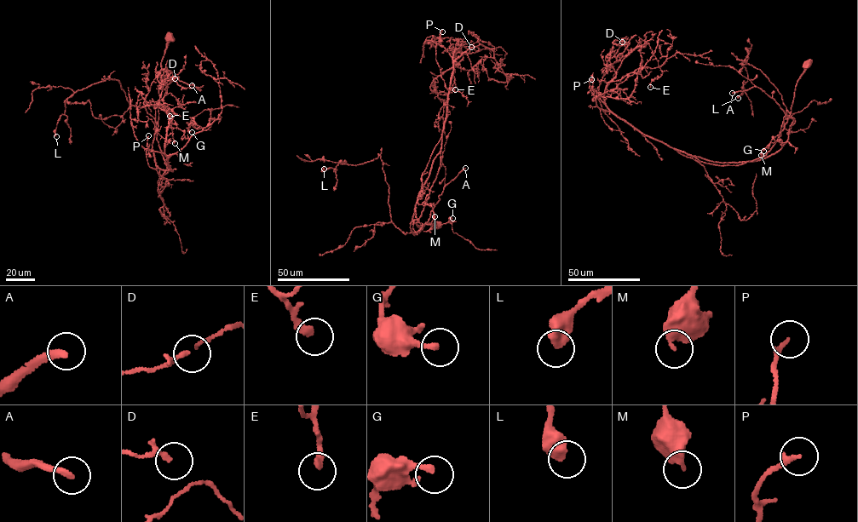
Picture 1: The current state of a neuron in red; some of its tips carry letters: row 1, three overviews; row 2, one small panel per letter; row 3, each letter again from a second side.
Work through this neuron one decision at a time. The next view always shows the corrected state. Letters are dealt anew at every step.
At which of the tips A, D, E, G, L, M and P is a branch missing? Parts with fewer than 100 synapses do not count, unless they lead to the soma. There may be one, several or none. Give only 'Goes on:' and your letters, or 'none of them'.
Goes on: A

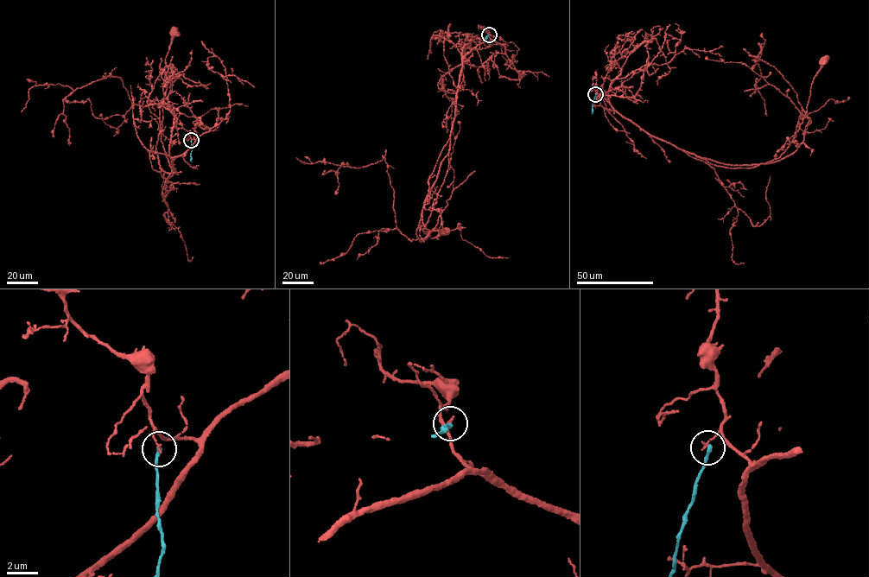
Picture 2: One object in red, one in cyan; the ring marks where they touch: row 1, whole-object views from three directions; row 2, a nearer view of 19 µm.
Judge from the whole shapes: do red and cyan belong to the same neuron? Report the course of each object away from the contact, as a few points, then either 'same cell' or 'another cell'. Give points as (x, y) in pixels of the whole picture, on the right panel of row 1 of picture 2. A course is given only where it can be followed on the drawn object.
course red (595, 94), (601, 106), (679, 149), (718, 166), (751, 168), (778, 158), (789, 145), (824, 60); course cyan (596, 94), (593, 114); another cell

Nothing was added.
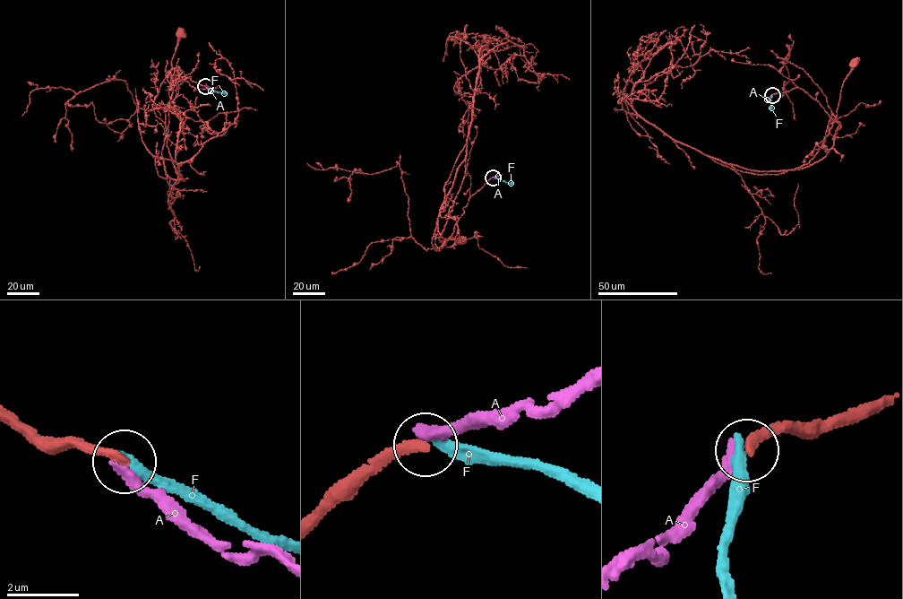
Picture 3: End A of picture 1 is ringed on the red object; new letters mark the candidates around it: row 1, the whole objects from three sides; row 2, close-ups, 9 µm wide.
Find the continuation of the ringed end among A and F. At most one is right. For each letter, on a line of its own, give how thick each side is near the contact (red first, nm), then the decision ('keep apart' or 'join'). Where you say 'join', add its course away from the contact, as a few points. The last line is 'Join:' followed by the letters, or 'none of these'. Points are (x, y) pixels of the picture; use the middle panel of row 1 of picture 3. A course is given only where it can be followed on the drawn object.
A: 280/340 nm | keep apart
F: 280/320 nm | keep apart
Join: none of these

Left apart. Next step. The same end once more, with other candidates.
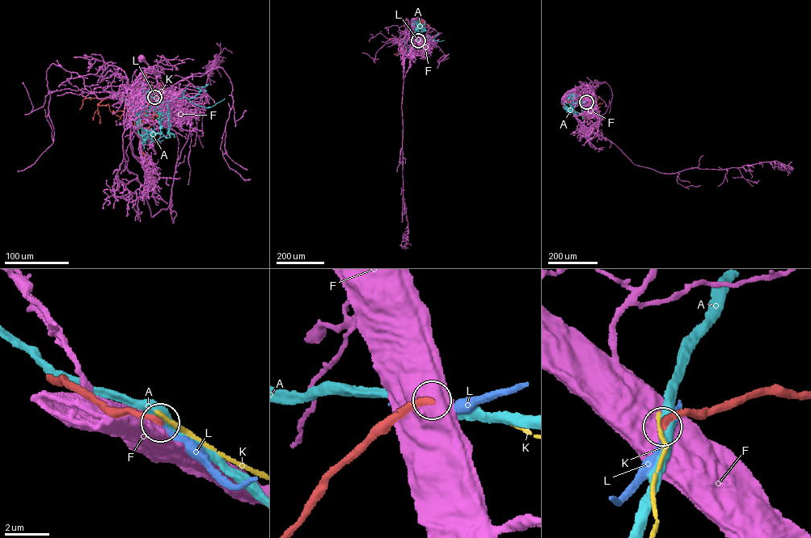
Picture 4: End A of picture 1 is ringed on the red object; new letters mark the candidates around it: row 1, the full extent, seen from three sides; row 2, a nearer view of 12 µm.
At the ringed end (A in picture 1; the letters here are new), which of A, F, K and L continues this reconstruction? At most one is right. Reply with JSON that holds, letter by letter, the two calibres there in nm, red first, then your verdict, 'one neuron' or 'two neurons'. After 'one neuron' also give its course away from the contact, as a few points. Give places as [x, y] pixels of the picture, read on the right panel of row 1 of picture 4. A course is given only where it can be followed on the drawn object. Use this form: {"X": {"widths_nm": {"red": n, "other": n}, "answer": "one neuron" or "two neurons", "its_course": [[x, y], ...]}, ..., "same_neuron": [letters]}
{"A": {"widths_nm": {"red": 320, "other": 480}, "answer": "two neurons"}, "F": {"widths_nm": {"red": 360, "other": 800}, "answer": "two neurons"}, "K": {"widths_nm": {"red": 280, "other": 200}, "answer": "two neurons"}, "L": {"widths_nm": {"red": 360, "other": 360}, "answer": "two neurons"}, "same_neuron": []}

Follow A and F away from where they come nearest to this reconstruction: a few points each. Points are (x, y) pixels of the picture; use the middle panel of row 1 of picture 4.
A: (418, 40), (409, 51), (417, 27), (414, 20), (419, 27), (417, 30)
F: (418, 40), (418, 48), (415, 35)

